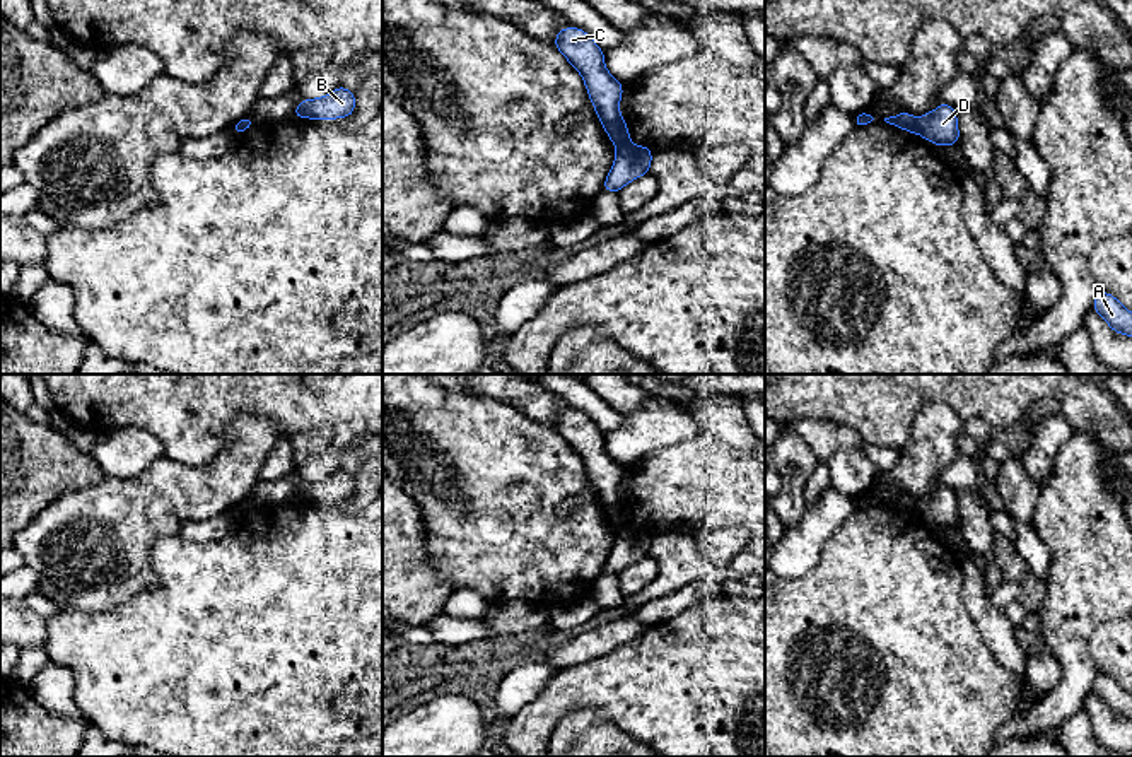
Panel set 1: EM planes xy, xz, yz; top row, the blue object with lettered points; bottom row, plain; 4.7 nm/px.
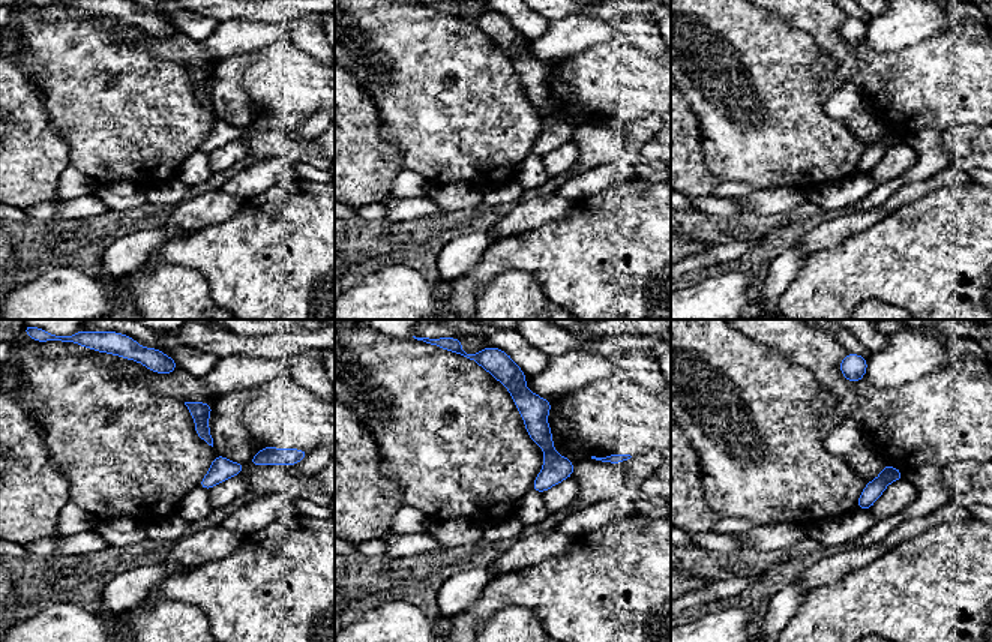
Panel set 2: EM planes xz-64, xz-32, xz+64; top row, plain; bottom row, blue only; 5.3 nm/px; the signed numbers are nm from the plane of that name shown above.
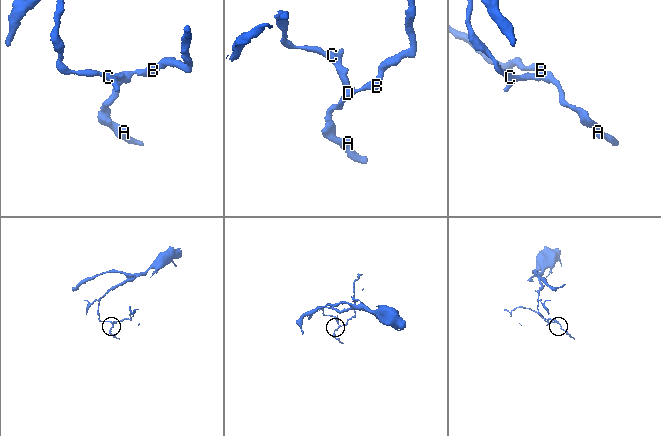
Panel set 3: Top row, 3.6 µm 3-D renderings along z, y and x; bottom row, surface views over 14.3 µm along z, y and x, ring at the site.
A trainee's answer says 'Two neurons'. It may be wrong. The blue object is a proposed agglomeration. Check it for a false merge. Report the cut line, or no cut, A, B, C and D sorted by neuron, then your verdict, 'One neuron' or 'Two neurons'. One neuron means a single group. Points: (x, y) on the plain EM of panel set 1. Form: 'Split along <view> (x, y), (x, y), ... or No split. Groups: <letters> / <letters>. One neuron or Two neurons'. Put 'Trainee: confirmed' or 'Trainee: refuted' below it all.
Split along xz (629, 523), (617, 530). Groups: A B D / C. Two neurons
Trainee: confirmed

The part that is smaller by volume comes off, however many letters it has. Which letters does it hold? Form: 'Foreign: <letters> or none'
Foreign: A, B, D

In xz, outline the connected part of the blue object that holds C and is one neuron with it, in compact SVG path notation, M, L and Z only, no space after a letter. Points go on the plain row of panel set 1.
M565 410L555 417L555 431L582 458L598 502L610 523L618 530L630 525L627 506L620 496L623 468L604 449L604 434L579 410Z

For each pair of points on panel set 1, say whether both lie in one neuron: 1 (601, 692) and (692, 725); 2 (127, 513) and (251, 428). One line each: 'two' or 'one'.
1: one
2: one

